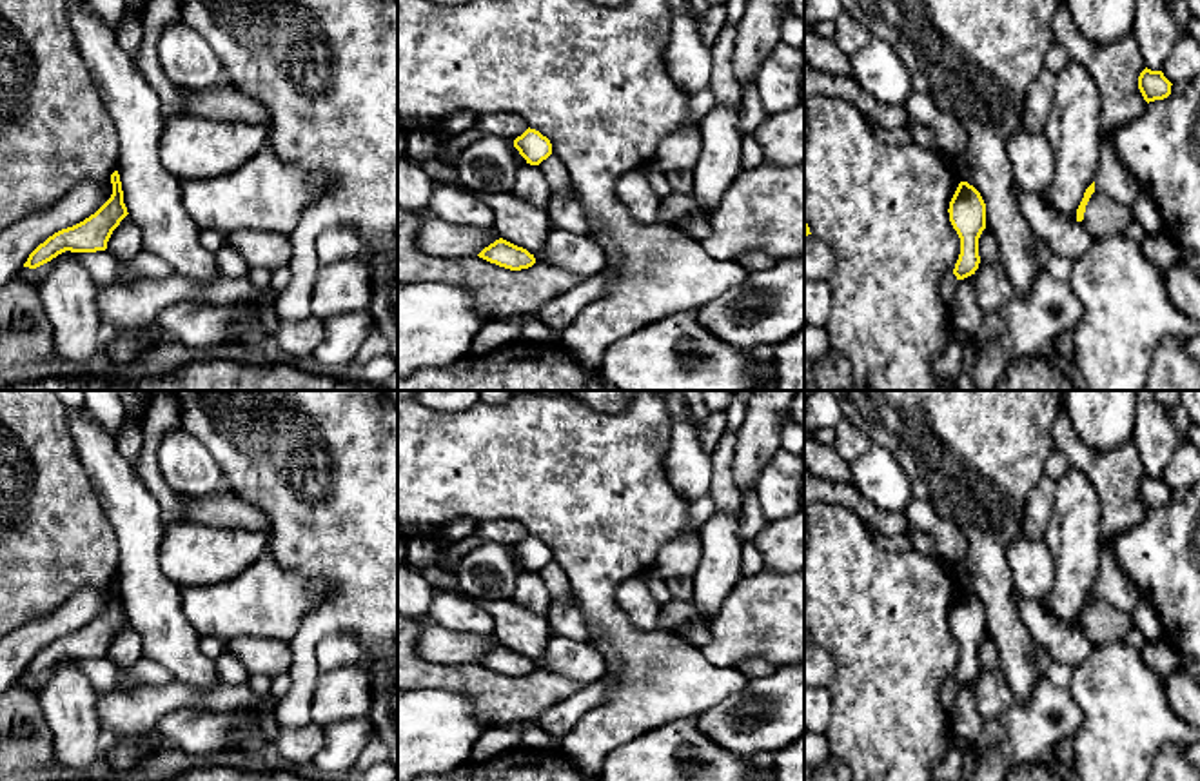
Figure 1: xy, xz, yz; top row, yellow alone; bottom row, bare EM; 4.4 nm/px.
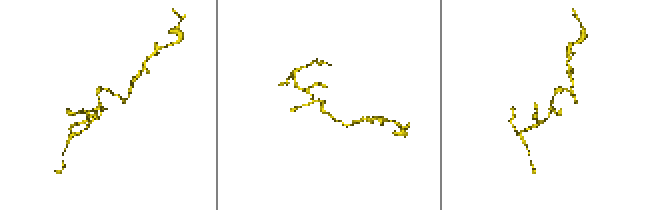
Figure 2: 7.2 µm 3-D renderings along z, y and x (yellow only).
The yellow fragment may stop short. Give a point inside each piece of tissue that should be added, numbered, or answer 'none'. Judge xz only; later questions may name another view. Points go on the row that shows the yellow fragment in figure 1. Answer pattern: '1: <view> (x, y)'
1: xz (531, 186)

